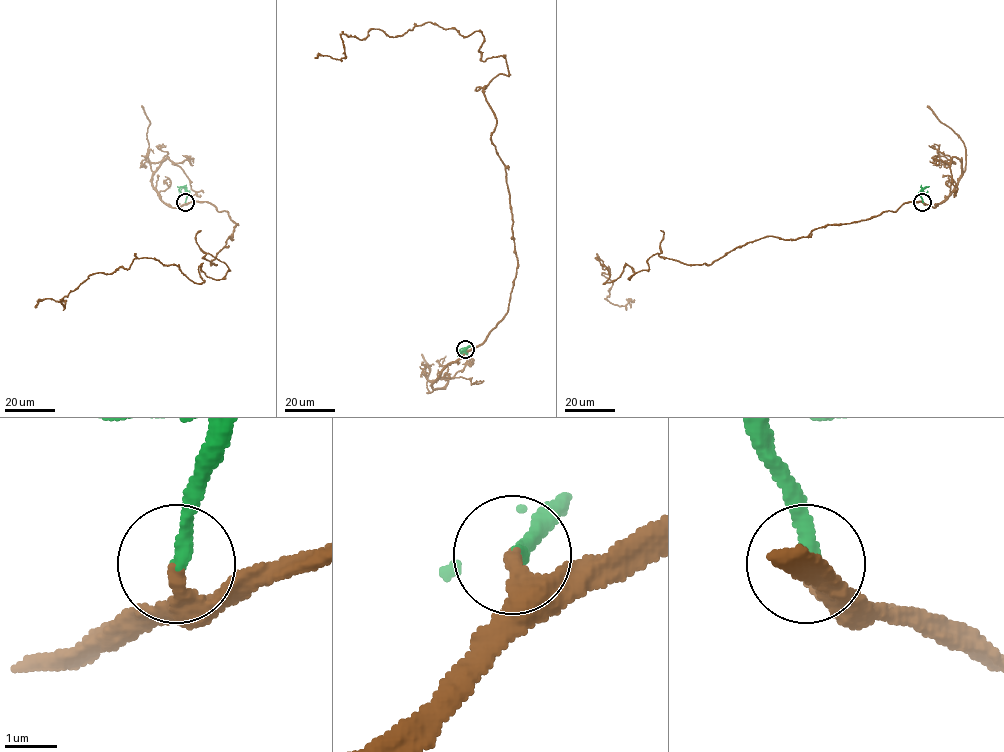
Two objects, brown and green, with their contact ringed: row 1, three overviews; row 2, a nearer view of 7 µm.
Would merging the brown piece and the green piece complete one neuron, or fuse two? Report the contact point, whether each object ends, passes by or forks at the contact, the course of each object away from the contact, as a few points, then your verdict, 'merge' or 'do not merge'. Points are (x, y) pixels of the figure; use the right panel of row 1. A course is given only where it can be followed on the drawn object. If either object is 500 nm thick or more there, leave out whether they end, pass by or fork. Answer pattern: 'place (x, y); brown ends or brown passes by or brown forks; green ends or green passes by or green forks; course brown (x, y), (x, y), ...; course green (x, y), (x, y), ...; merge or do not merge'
place (922, 202); brown ends; green ends; course brown (923, 202), (708, 265), (653, 254), (604, 283), (595, 258), (607, 299), (631, 307); course green (923, 202), (921, 192), (929, 186); merge

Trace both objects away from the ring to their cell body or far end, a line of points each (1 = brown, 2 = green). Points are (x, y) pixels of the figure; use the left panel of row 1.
1: (185, 202), (237, 225), (216, 265), (203, 257), (223, 261), (221, 279), (136, 258), (34, 307)
2: (185, 202), (188, 192), (177, 186)

